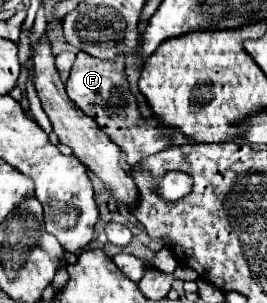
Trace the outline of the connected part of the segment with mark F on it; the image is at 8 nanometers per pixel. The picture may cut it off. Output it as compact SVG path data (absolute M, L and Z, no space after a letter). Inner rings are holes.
M79 51L65 87L67 87L67 95L75 101L75 105L85 115L95 119L99 123L99 127L103 131L107 131L107 135L113 139L113 143L121 147L121 151L127 155L127 163L131 167L135 167L143 157L159 153L159 151L167 149L169 145L173 147L173 145L191 143L191 139L185 139L181 133L179 135L177 133L175 135L161 133L165 129L161 127L161 123L155 123L155 119L141 119L141 115L137 111L137 103L135 103L133 95L129 93L129 83L127 83L125 67L123 67L123 59L117 59L117 61L105 59L103 61L103 59L95 59L91 55ZM119 87L123 87L123 93L113 91Z

